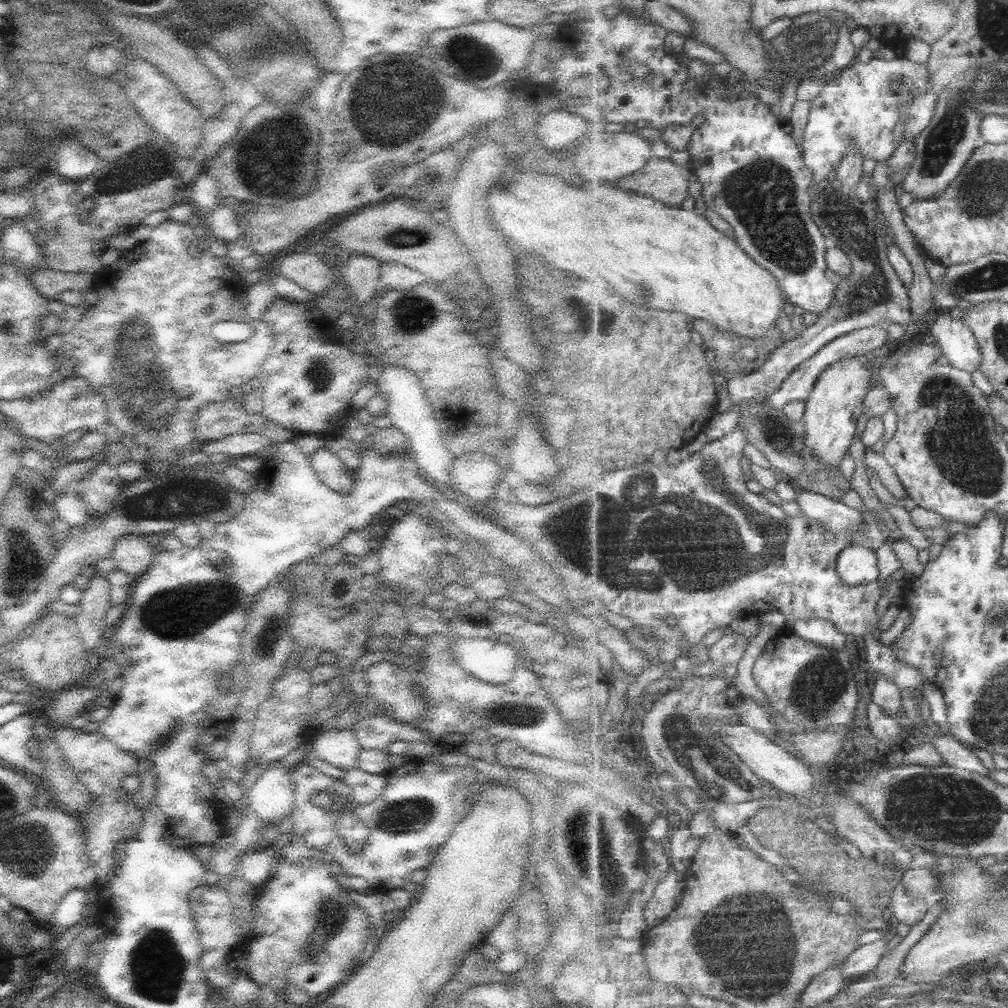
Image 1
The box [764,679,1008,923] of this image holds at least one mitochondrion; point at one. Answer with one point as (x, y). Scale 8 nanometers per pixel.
(959, 810)

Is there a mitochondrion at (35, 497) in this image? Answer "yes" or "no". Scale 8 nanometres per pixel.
no

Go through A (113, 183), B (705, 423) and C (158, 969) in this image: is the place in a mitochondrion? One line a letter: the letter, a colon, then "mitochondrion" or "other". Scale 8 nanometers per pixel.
A: mitochondrion
B: other
C: mitochondrion

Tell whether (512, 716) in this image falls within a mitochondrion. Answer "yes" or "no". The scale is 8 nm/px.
yes

